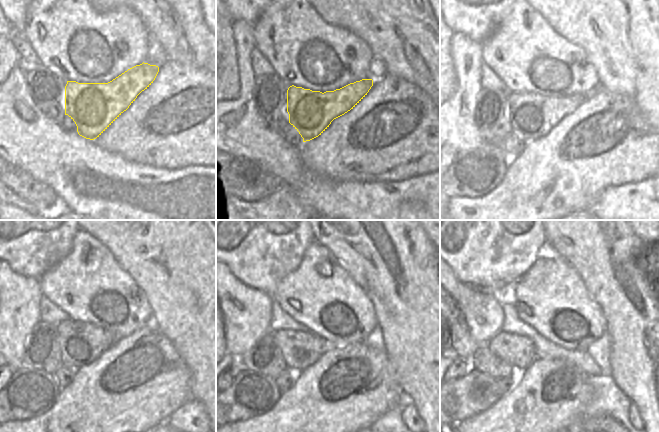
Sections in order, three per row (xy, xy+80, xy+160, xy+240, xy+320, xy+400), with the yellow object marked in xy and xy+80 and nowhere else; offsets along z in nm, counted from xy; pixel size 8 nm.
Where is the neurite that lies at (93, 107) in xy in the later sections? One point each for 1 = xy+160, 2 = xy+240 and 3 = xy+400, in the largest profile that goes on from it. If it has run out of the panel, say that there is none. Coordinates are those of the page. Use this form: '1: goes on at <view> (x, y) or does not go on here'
1: goes on at xy+160 (532, 115)
2: goes on at xy+240 (81, 343)
3: goes on at xy+400 (518, 351)

